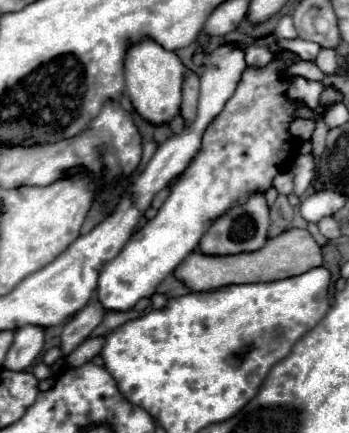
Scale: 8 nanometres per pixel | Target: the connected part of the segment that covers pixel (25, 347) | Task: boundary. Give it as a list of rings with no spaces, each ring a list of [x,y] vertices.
[[[24,327],[14,333],[12,349],[8,349],[8,357],[4,359],[4,369],[8,371],[24,371],[28,369],[44,347],[44,329],[42,327]]]

